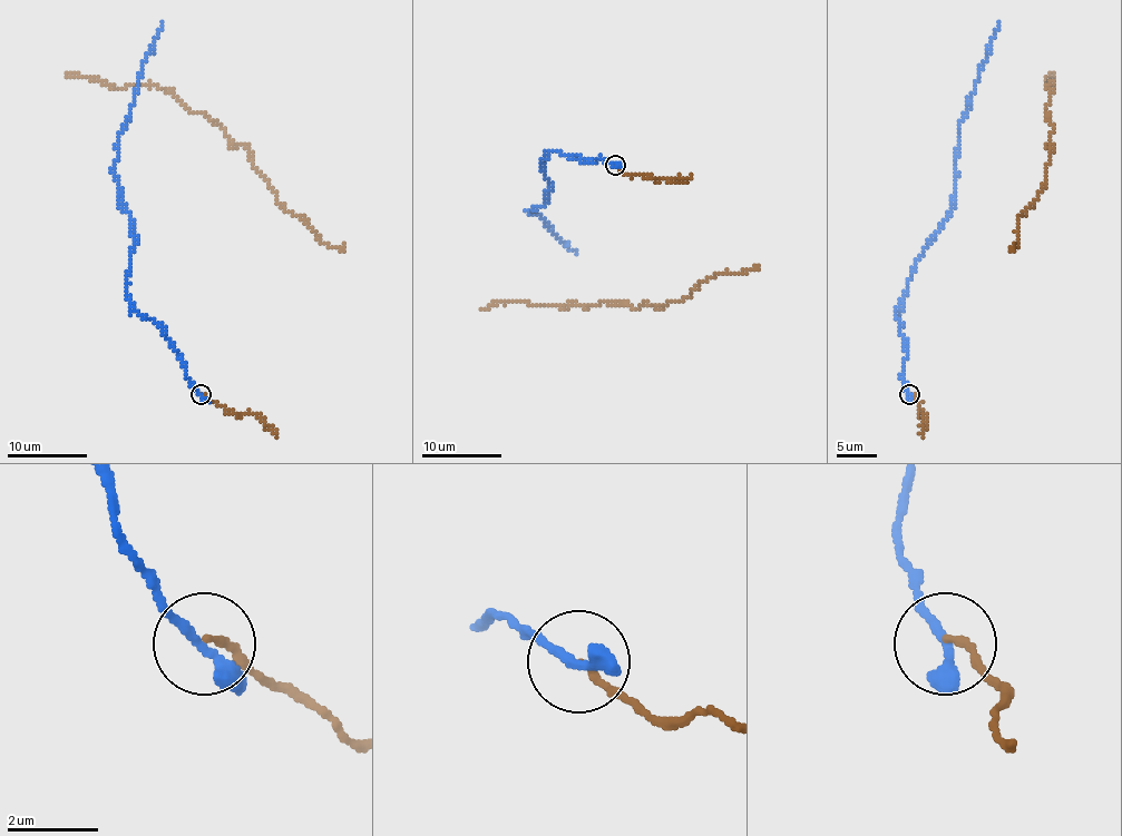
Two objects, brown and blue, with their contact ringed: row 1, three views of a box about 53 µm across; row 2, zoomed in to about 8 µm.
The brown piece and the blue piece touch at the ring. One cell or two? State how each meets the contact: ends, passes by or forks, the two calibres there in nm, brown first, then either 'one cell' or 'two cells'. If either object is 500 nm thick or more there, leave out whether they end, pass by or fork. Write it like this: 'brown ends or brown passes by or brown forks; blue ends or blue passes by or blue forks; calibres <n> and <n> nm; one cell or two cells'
brown ends; blue passes by; calibres 150 and 240 nm; one cell

